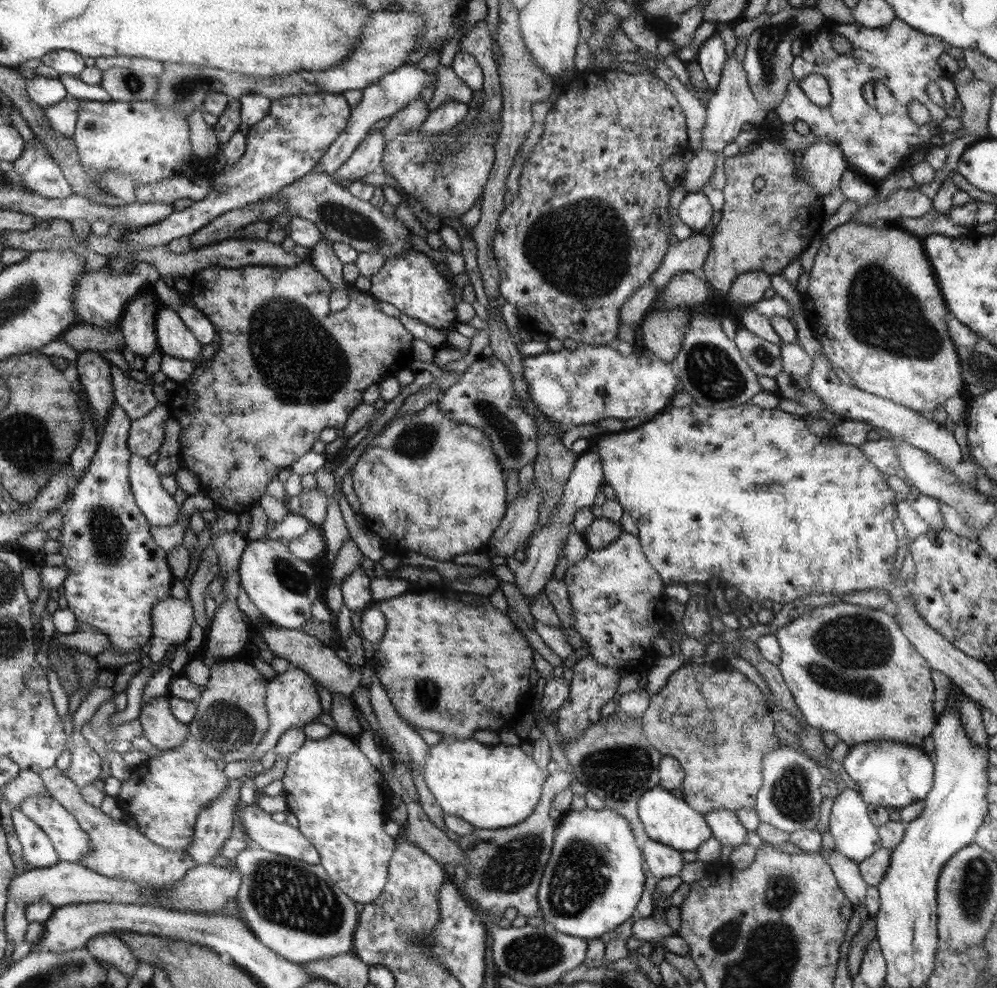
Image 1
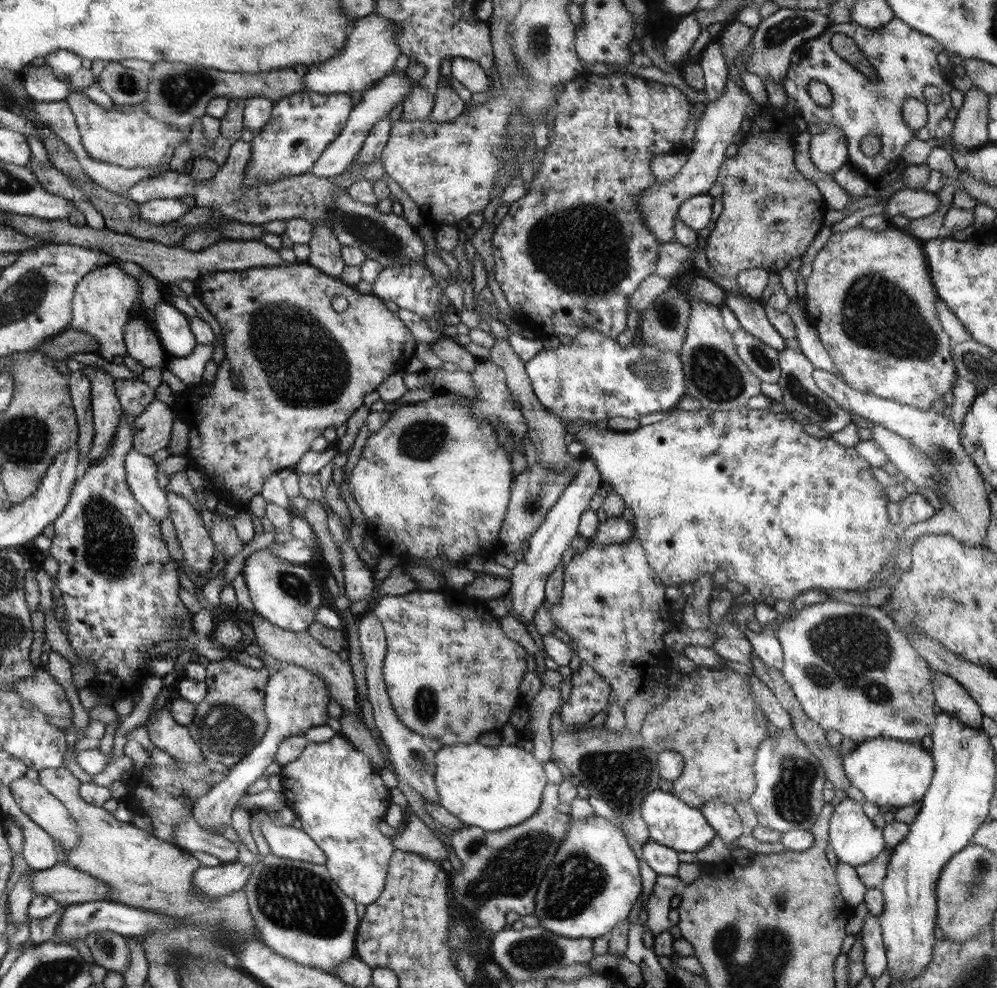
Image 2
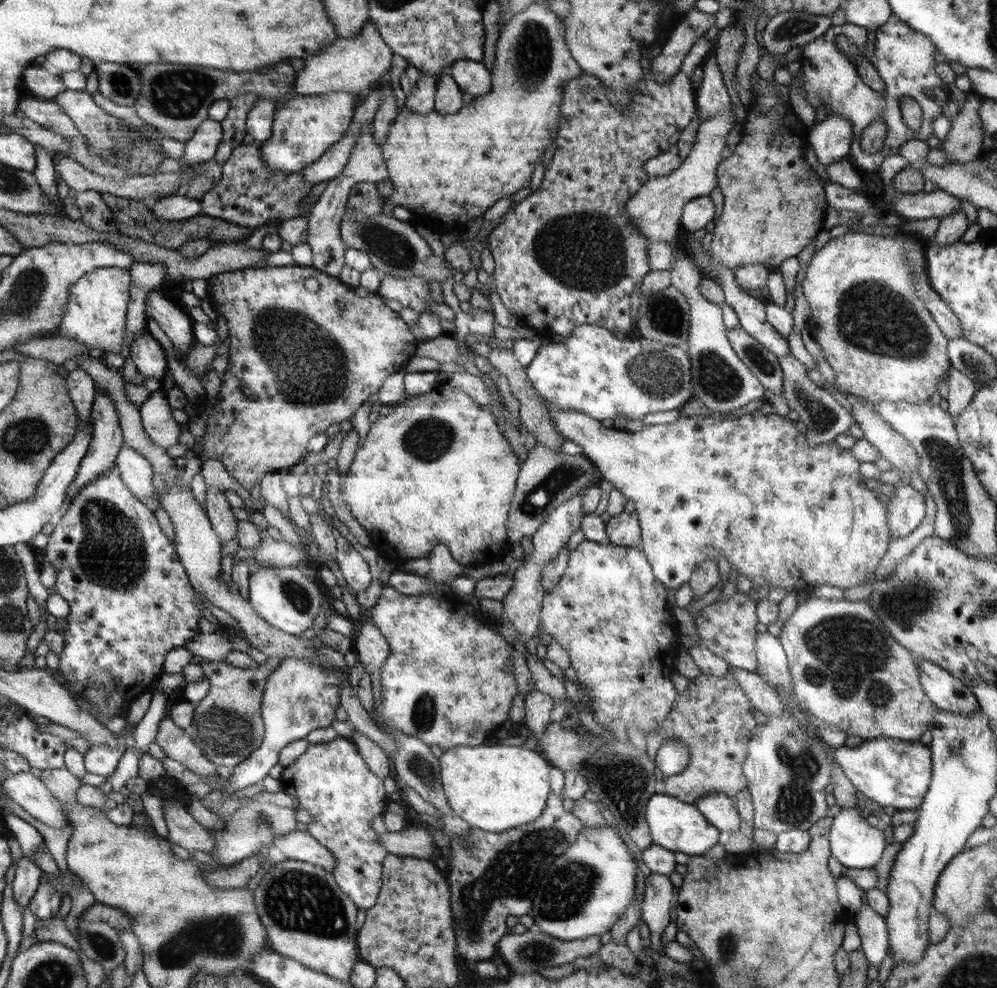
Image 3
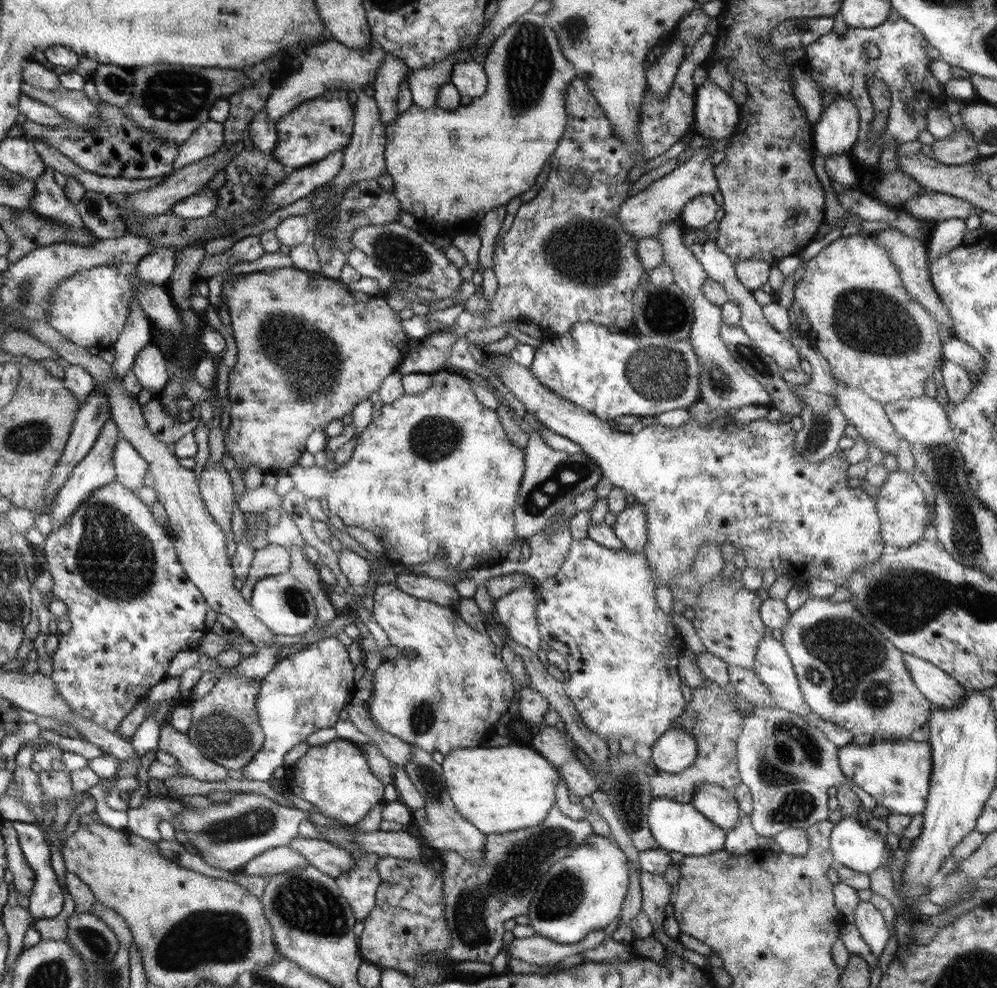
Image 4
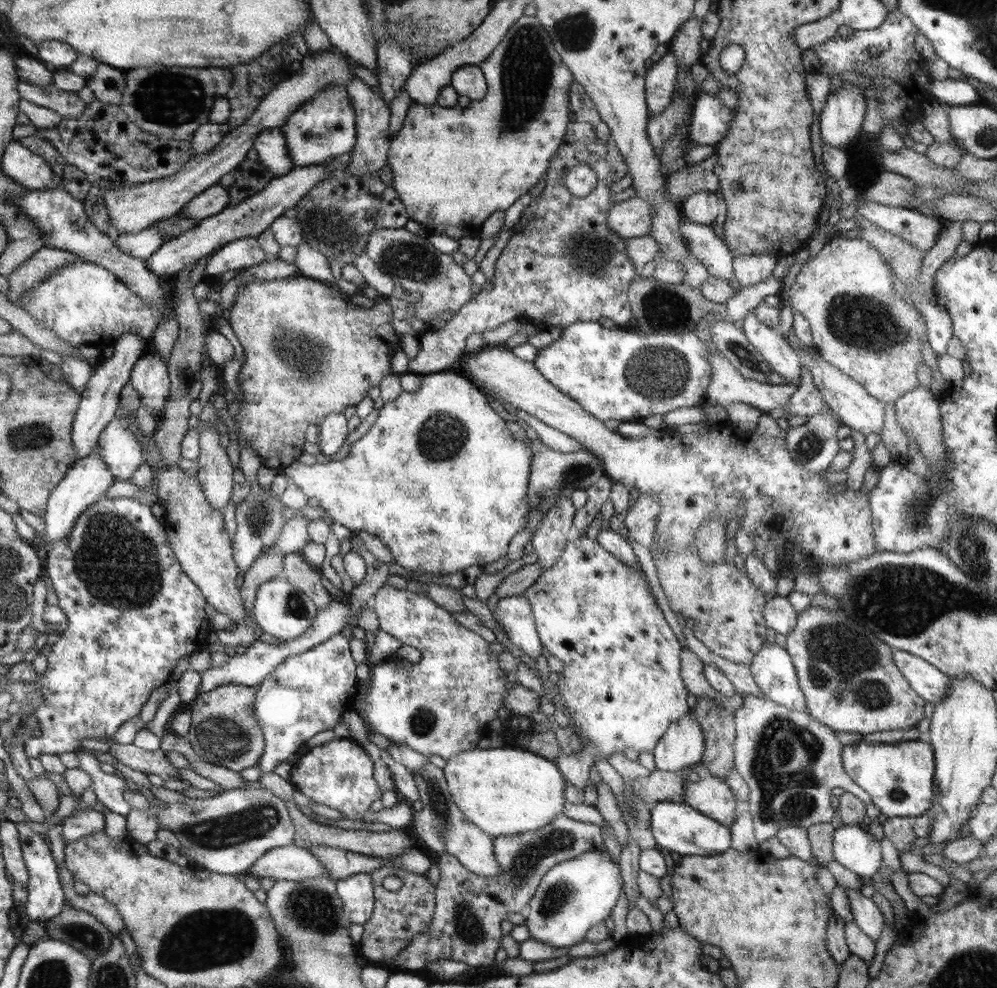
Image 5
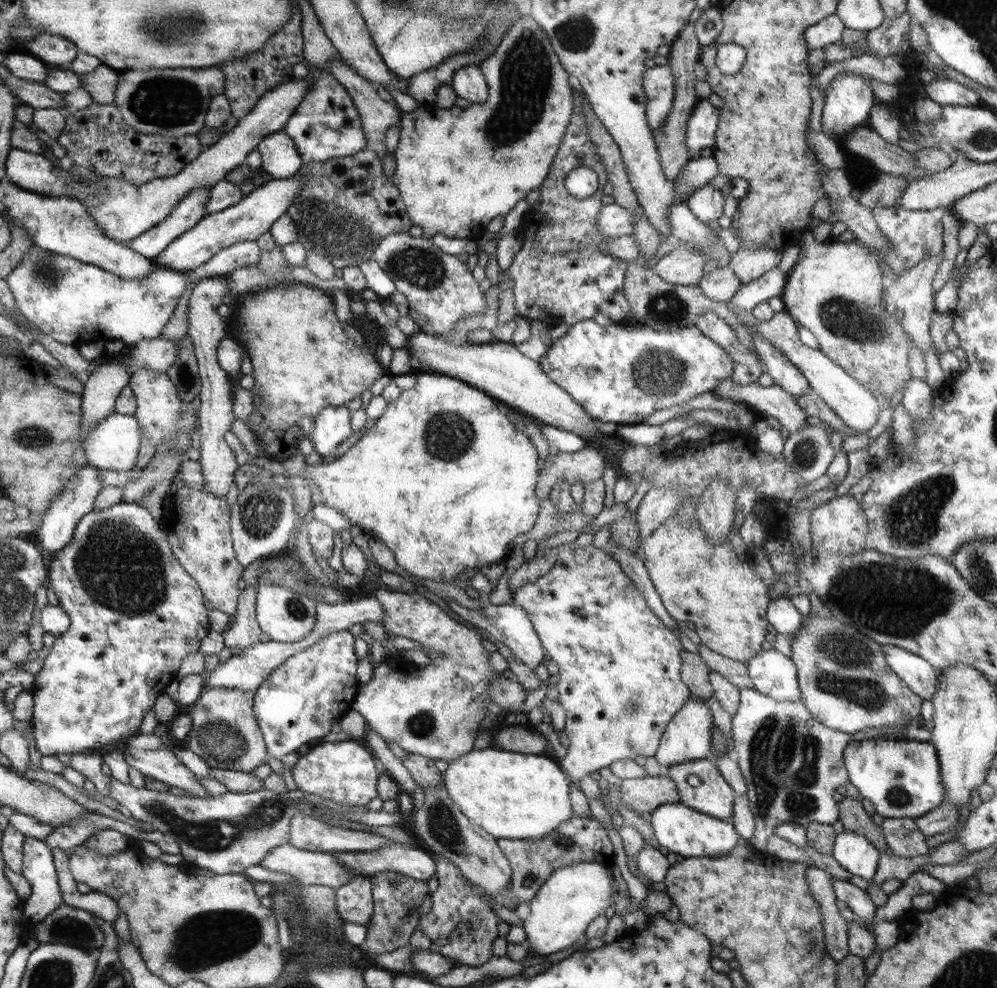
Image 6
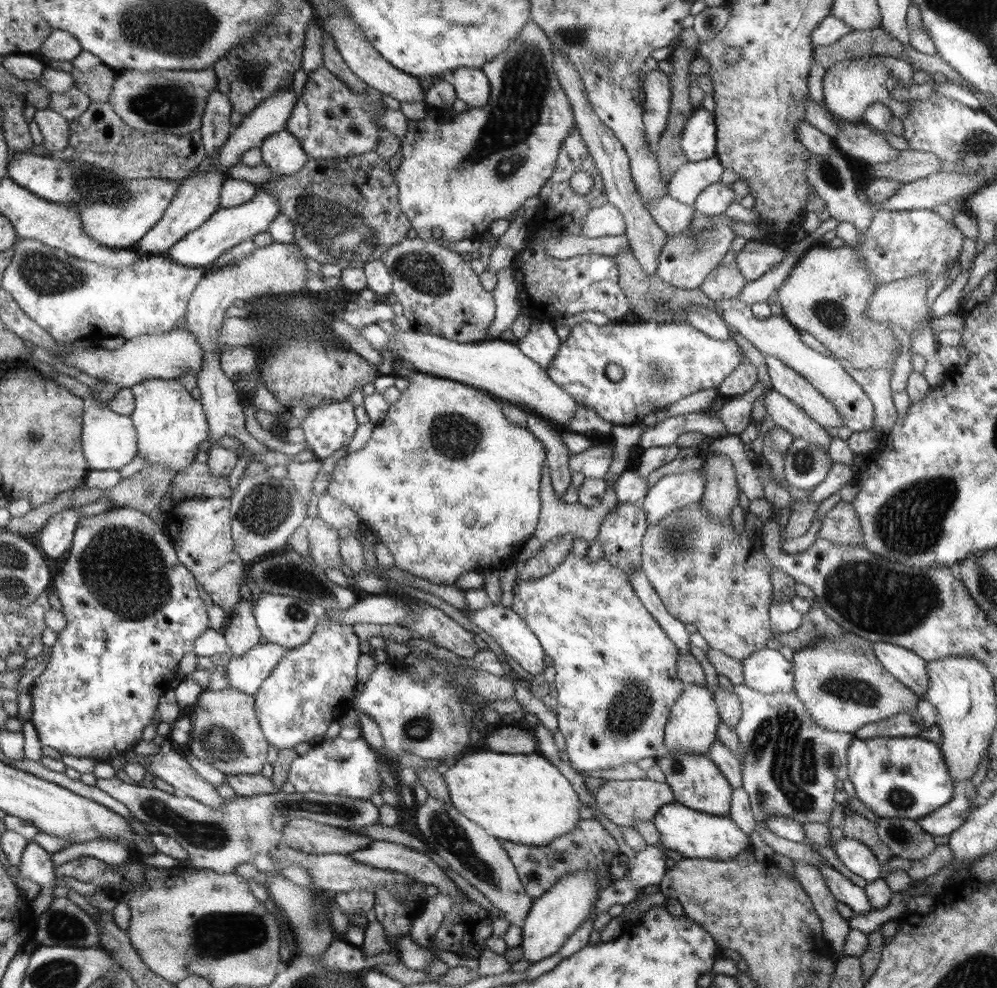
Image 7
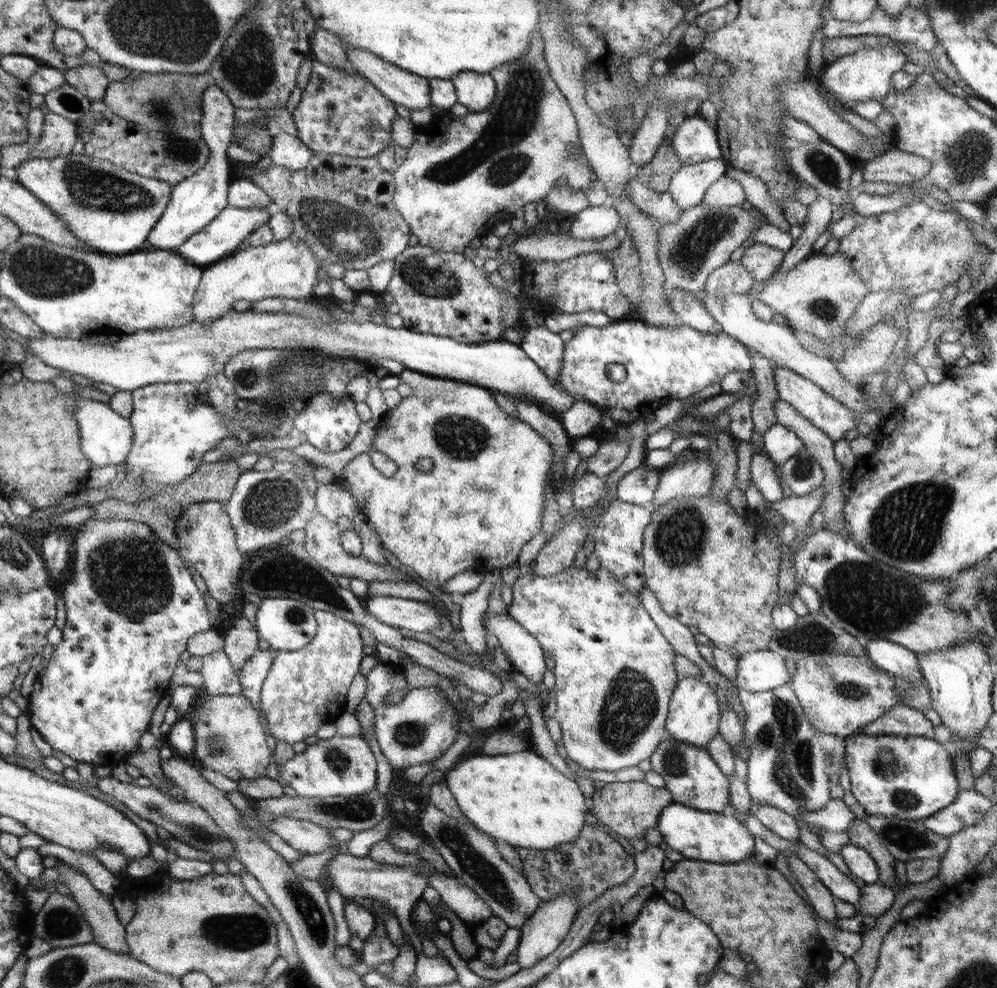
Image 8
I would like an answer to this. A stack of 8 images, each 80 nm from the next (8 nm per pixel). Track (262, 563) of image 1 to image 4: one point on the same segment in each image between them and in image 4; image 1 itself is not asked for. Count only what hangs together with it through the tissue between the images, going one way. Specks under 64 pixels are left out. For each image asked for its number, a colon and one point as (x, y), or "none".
2: (280, 591)
3: (286, 598)
4: (284, 604)

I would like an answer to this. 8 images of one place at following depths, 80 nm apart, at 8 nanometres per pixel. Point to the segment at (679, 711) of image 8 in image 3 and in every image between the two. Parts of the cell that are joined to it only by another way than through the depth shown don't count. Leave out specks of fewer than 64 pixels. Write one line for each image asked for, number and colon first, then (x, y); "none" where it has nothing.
3: (672, 757)
4: (675, 750)
5: (682, 745)
6: (687, 737)
7: (691, 728)

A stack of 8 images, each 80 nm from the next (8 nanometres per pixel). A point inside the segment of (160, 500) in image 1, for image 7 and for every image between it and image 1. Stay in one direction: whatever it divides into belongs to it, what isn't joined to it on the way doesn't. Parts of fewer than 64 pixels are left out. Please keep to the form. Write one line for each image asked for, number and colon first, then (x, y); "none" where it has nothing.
2: (141, 473)
3: (136, 471)
4: (130, 467)
5: (119, 449)
6: (112, 444)
7: (110, 441)

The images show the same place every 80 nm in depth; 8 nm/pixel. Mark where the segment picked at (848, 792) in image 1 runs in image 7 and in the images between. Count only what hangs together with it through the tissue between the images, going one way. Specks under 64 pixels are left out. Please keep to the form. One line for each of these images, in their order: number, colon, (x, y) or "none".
2: (855, 839)
3: (854, 842)
4: (855, 845)
5: (854, 847)
6: (855, 852)
7: (856, 856)

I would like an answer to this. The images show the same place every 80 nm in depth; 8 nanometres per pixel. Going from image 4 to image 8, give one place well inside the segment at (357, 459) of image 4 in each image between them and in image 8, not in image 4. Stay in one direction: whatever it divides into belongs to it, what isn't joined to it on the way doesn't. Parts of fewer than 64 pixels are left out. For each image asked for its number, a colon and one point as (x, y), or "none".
5: (439, 478)
6: (445, 481)
7: (449, 485)
8: (437, 531)

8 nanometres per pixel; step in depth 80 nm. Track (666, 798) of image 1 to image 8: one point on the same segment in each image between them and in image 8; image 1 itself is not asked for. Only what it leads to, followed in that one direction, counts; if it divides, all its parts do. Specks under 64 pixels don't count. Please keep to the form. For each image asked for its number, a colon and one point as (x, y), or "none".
2: (671, 822)
3: (680, 827)
4: (676, 826)
5: (678, 827)
6: (680, 829)
7: (692, 833)
8: (705, 836)

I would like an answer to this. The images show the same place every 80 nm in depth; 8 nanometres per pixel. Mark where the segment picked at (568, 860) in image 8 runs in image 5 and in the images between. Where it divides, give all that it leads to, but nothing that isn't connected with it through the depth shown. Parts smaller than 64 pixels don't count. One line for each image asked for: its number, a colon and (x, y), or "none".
5: (466, 926)
6: (579, 839)
7: (590, 846)

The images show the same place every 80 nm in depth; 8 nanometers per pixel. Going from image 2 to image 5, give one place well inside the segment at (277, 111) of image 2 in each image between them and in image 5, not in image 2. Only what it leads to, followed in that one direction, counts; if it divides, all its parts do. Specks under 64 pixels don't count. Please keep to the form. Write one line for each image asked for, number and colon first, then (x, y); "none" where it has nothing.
3: (307, 125)
4: (312, 131)
5: (324, 128)

